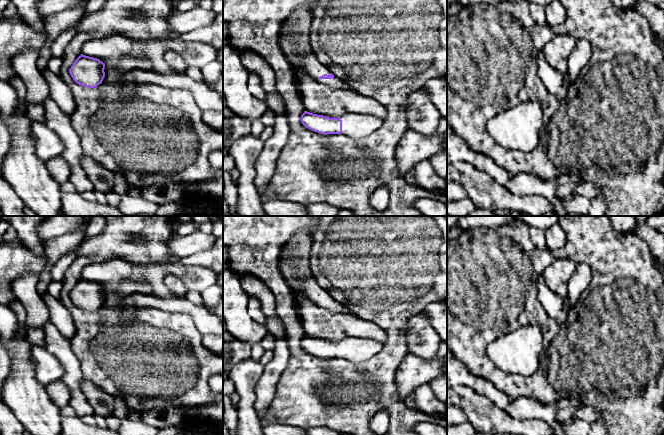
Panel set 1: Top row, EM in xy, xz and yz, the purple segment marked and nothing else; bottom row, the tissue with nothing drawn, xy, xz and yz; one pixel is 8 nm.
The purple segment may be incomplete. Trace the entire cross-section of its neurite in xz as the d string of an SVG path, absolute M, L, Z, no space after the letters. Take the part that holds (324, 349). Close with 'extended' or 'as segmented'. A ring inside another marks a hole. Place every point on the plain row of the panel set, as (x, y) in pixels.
M307 335L301 339L302 348L320 358L342 358L350 362L361 363L378 354L383 344L368 338L346 338L330 342Z; extended

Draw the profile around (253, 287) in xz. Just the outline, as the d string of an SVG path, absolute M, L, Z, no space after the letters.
M250 274L240 276L241 287L249 298L257 299L266 317L278 317L275 296L257 277Z

